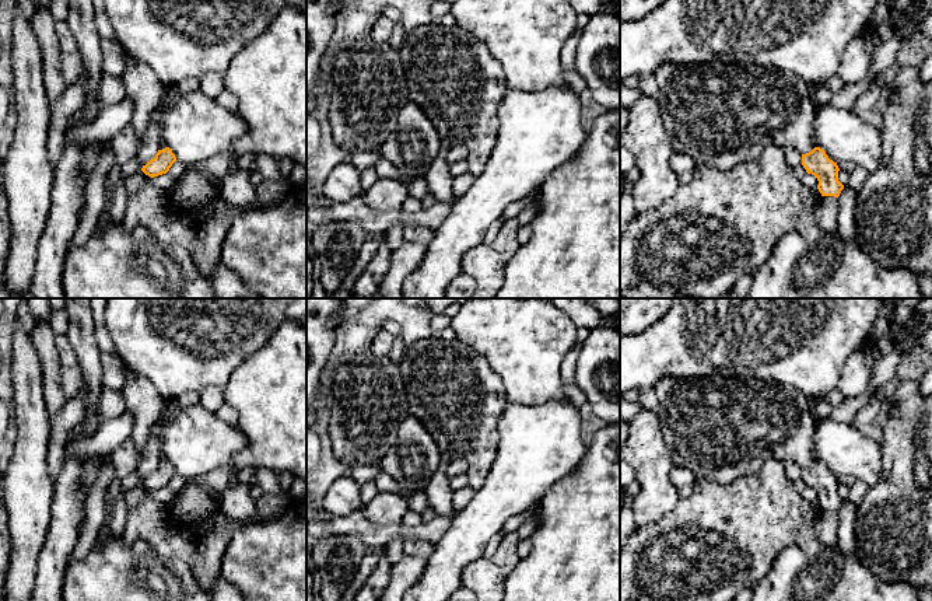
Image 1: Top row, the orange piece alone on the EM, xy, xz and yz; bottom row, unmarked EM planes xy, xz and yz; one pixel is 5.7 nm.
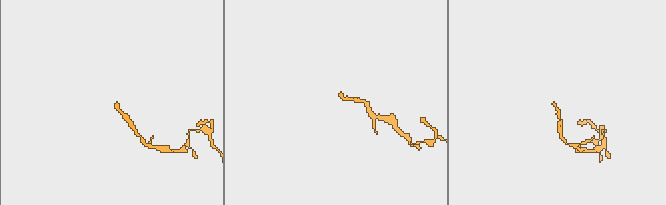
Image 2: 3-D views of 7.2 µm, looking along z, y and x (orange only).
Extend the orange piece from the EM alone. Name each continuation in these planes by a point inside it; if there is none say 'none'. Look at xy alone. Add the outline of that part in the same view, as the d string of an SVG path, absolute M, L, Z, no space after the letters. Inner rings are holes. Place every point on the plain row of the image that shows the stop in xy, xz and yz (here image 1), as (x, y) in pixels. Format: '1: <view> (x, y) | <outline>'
1: xy (170, 408) | M176 398L167 399L161 415L155 419L153 424L155 427L157 445L160 448L160 464L164 464L167 461L167 458L161 454L164 429L172 420L178 410L179 406L176 403Z

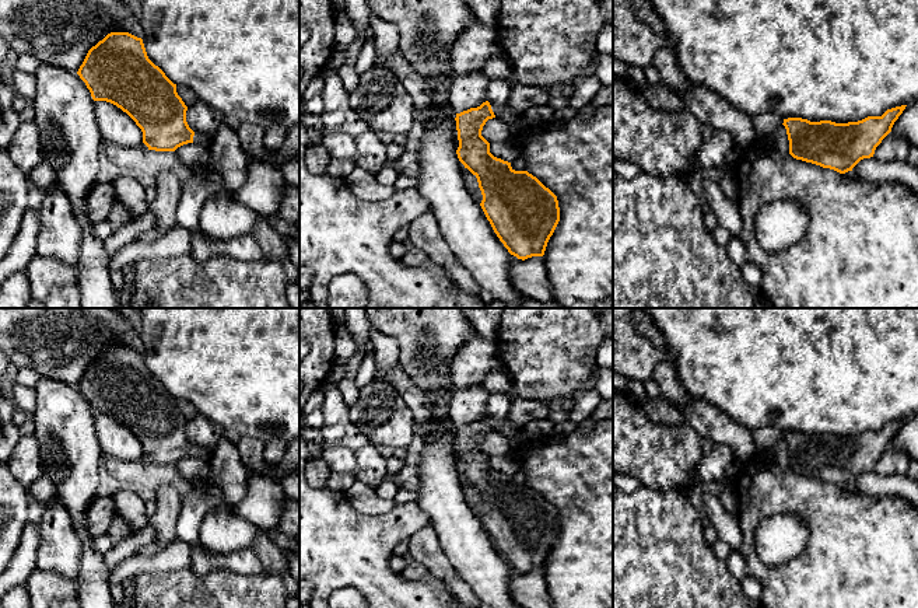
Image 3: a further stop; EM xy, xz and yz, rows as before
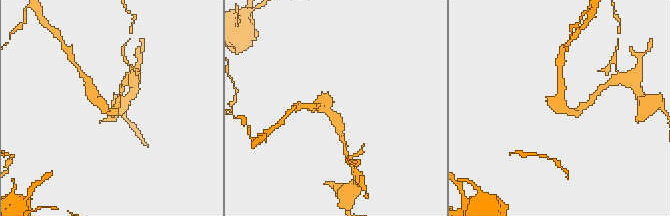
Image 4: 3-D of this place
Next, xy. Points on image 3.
1: xy (200, 453) | M195 445L193 457L197 457L197 458L203 460L204 462L210 464L211 452L202 447Z

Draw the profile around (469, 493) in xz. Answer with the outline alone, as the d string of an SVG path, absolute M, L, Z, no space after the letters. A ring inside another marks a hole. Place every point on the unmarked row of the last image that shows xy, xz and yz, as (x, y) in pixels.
M459 475L460 483L462 483L462 492L463 497L467 503L467 506L474 511L474 514L480 518L483 514L481 504L479 502L479 496L476 489L473 489L460 475Z

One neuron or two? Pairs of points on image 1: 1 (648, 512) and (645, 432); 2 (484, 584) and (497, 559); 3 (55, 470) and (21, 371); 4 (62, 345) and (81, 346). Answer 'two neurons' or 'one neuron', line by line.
1: one neuron
2: one neuron
3: two neurons
4: two neurons

